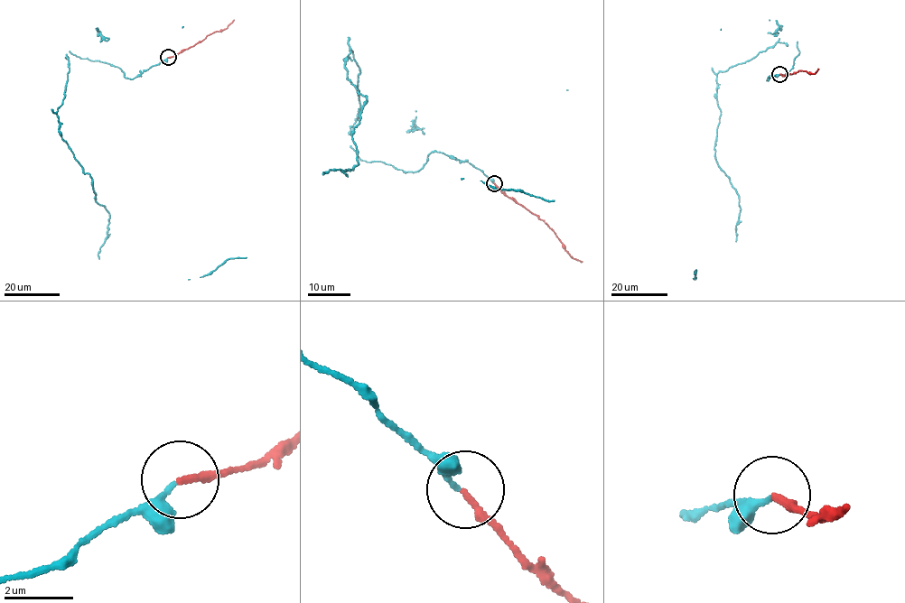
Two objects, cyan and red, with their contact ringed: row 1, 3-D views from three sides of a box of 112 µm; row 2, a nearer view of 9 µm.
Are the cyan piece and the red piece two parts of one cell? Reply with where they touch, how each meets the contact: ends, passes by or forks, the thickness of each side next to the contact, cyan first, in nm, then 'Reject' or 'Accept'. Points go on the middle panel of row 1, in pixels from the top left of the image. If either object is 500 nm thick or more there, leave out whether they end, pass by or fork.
Place: (494, 183). At the ring cyan ends. At the ring red ends. Thickness 180 nm (cyan) against 200 nm. Accept

